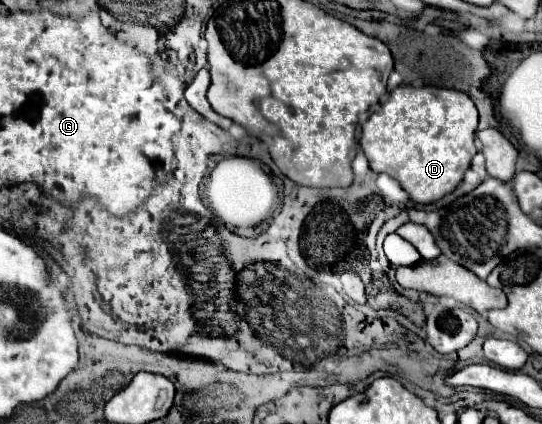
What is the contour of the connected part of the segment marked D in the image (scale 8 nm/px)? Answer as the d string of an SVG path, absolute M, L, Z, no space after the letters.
M398 86L390 92L382 108L374 112L362 126L360 144L374 172L386 172L392 178L396 178L414 202L432 204L442 200L446 194L452 194L456 186L462 182L464 172L470 168L472 156L476 154L474 148L476 126L478 126L478 110L468 94L436 86L422 86L422 88Z

